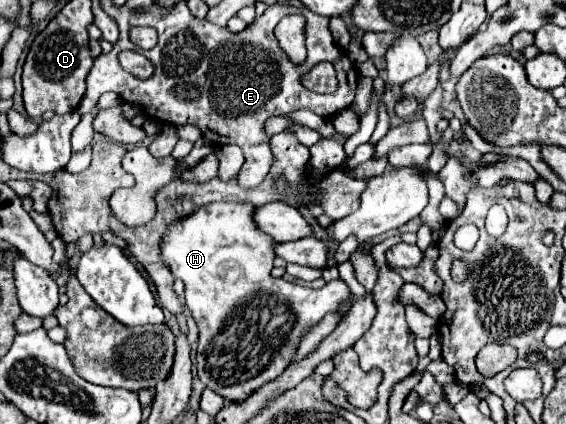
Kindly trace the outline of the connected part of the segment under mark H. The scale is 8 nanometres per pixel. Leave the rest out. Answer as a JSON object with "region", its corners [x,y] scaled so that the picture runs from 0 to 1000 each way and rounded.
{"region":[[[378,476],[353,491],[343,509],[304,528],[286,571],[286,608],[307,651],[325,660],[329,722],[350,764],[350,892],[403,948],[431,948],[449,920],[488,896],[509,868],[512,840],[519,840],[519,821],[527,821],[527,802],[534,802],[541,774],[548,774],[555,755],[569,755],[583,726],[597,726],[611,698],[622,698],[618,679],[604,660],[590,660],[565,684],[551,684],[502,665],[498,656],[481,656],[477,637],[488,608],[488,571],[452,533],[449,500],[452,486],[445,476]]]}

